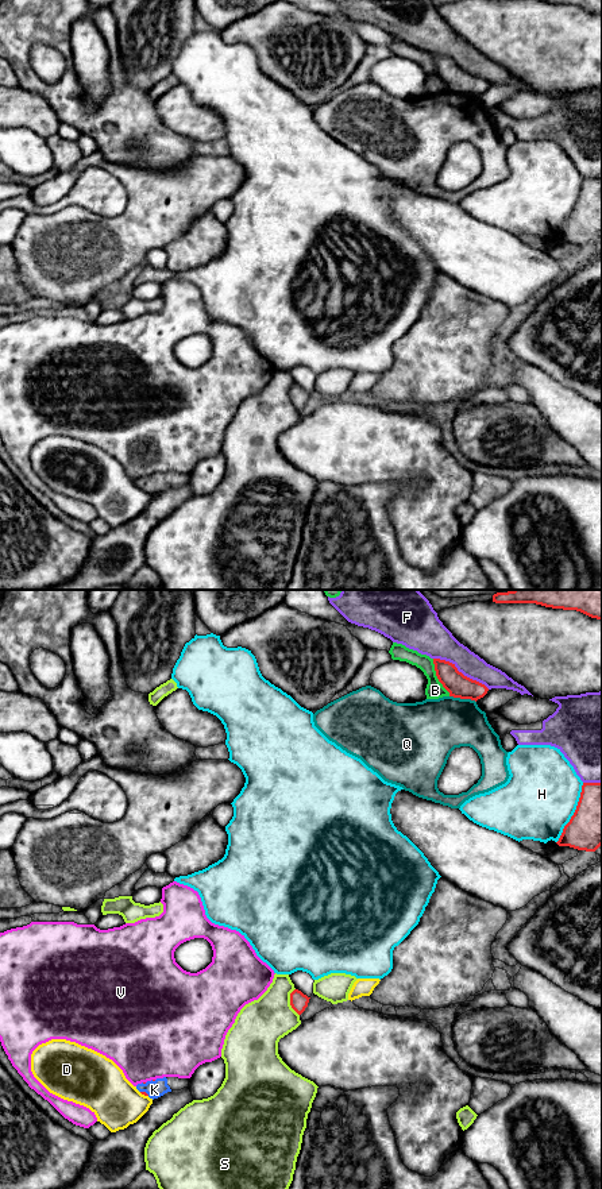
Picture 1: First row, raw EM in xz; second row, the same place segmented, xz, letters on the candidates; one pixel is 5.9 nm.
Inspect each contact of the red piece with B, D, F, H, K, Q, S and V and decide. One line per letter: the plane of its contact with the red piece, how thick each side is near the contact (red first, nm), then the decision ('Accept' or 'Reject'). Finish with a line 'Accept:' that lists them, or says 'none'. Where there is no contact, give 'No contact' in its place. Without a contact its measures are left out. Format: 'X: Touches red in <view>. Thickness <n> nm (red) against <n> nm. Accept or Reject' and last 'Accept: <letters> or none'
B: Touches red in xz. Thickness 140 nm (red) against 110 nm. Reject
D: Touches red in xz. Thickness 20 nm (red) against 300 nm. Reject
F: Touches red in xz. Thickness 140 nm (red) against 200 nm. Reject
H: Touches red in xz. Thickness 320 nm (red) against 440 nm. Reject
K: Touches red in xz. Thickness 20 nm (red) against 100 nm. Accept
Q: Touches red in xz. Thickness 140 nm (red) against 360 nm. Reject
S: Touches red in xz. Thickness 110 nm (red) against 300 nm. Reject
V: No contact. Reject
Accept: K

